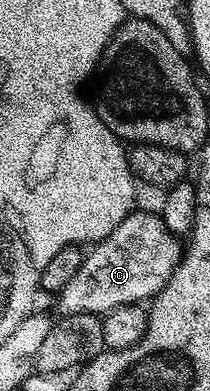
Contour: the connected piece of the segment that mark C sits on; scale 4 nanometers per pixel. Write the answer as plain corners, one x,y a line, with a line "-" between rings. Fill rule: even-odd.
138,208
107,238
93,243
89,250
82,259
80,272
76,272
76,276
72,276
72,280
68,280
68,284
64,284
64,288
56,296
59,315
105,316
121,306
133,306
153,299
154,295
166,287
172,272
181,262
184,246
166,227
162,217

